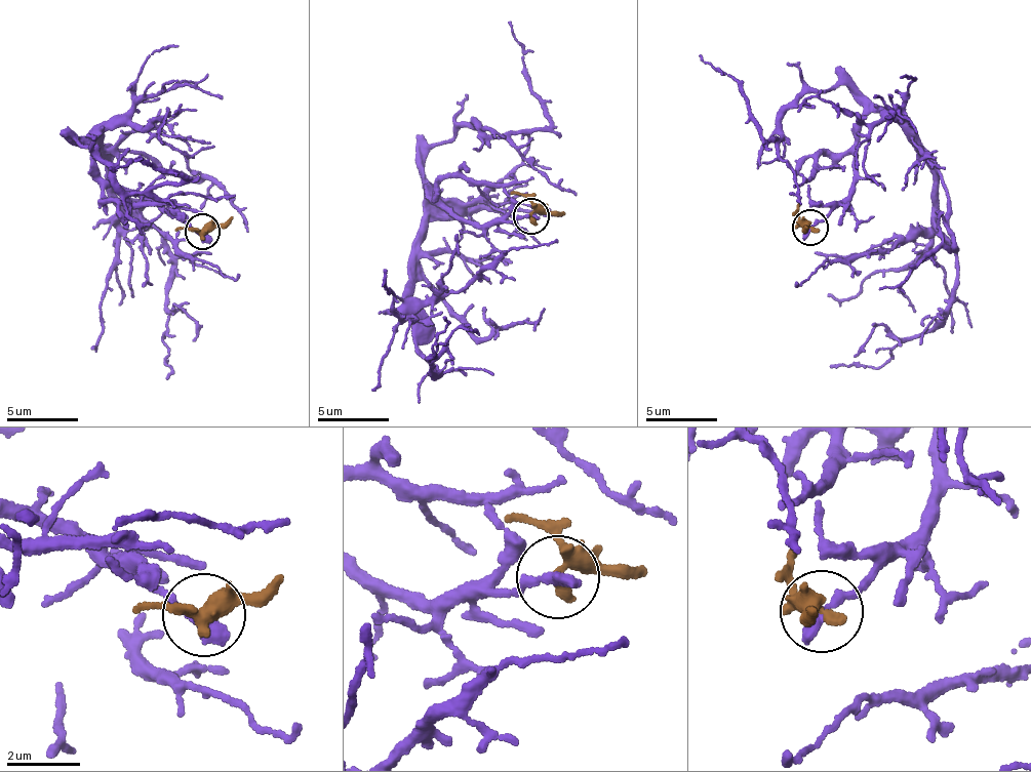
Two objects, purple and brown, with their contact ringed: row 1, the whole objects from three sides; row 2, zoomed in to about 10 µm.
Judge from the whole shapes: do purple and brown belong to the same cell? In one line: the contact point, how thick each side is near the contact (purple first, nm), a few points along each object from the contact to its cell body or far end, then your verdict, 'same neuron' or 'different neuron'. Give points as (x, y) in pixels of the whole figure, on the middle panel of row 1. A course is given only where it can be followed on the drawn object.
(530, 215) | 400/360 nm | purple via (530, 215), (481, 224), (450, 217), (429, 190), (403, 307), (435, 376), (433, 340), (447, 322), (443, 318) | brown via (530, 215), (552, 212), (565, 213) | different neuron

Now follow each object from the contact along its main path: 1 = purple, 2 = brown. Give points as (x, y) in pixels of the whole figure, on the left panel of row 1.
1: (201, 230), (100, 175), (93, 132), (113, 205), (144, 218), (170, 267), (166, 378)
2: (201, 230), (222, 229), (234, 217)

